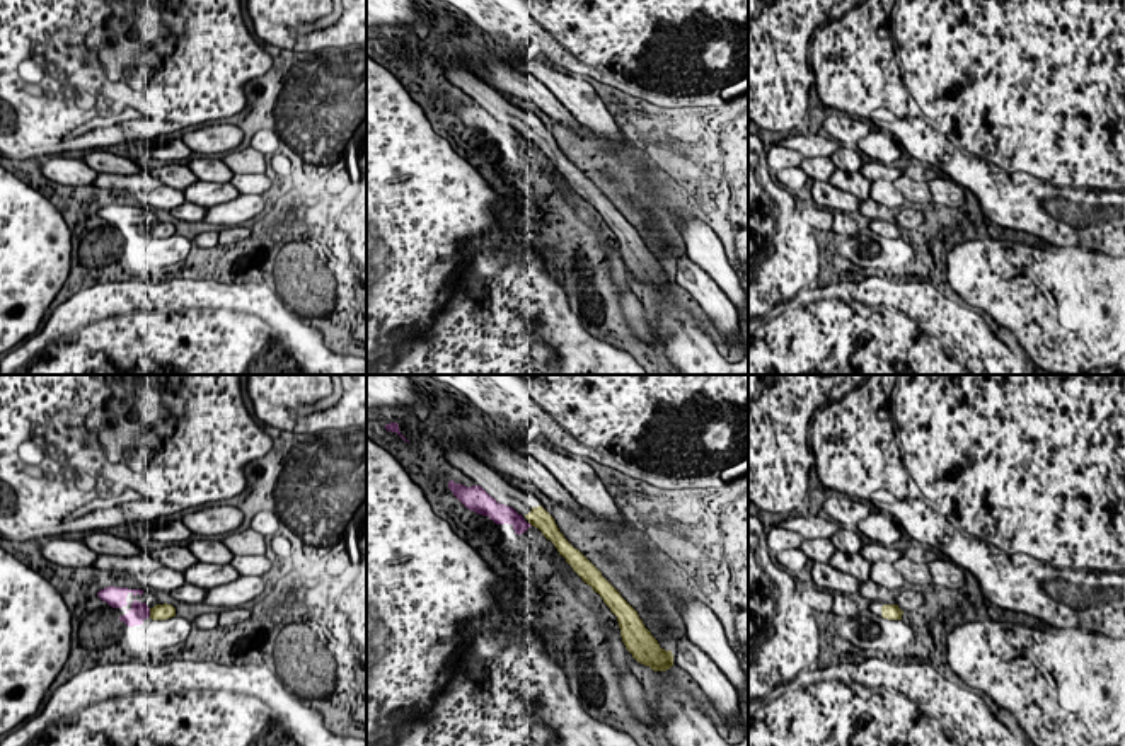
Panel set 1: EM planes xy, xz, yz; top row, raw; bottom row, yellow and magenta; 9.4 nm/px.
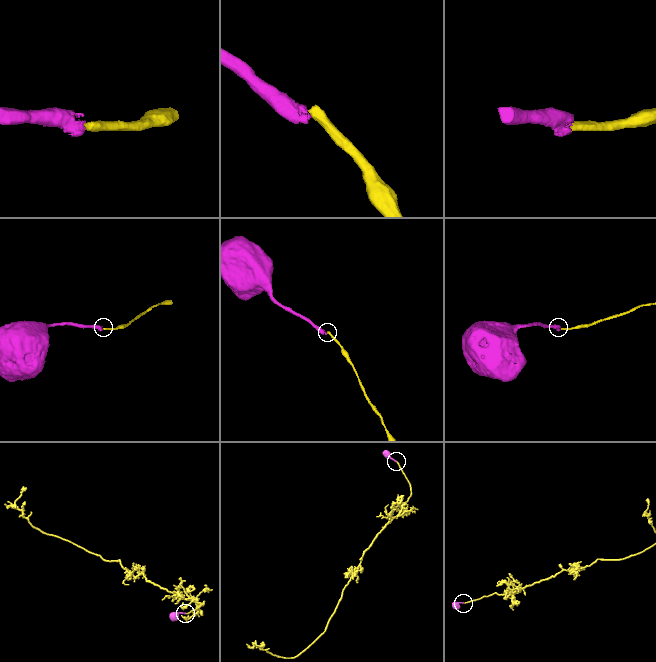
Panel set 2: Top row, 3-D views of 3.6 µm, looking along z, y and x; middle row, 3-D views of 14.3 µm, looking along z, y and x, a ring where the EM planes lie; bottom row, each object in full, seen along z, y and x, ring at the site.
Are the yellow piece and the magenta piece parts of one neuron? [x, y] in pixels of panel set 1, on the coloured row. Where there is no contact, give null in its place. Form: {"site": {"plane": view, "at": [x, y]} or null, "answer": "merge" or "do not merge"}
{"site": {"plane": "xy", "at": [150, 612]}, "answer": "do not merge"}

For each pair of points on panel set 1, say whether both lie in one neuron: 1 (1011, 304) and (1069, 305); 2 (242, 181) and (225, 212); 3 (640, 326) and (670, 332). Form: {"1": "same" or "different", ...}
{"1": "different", "2": "different", "3": "different"}

